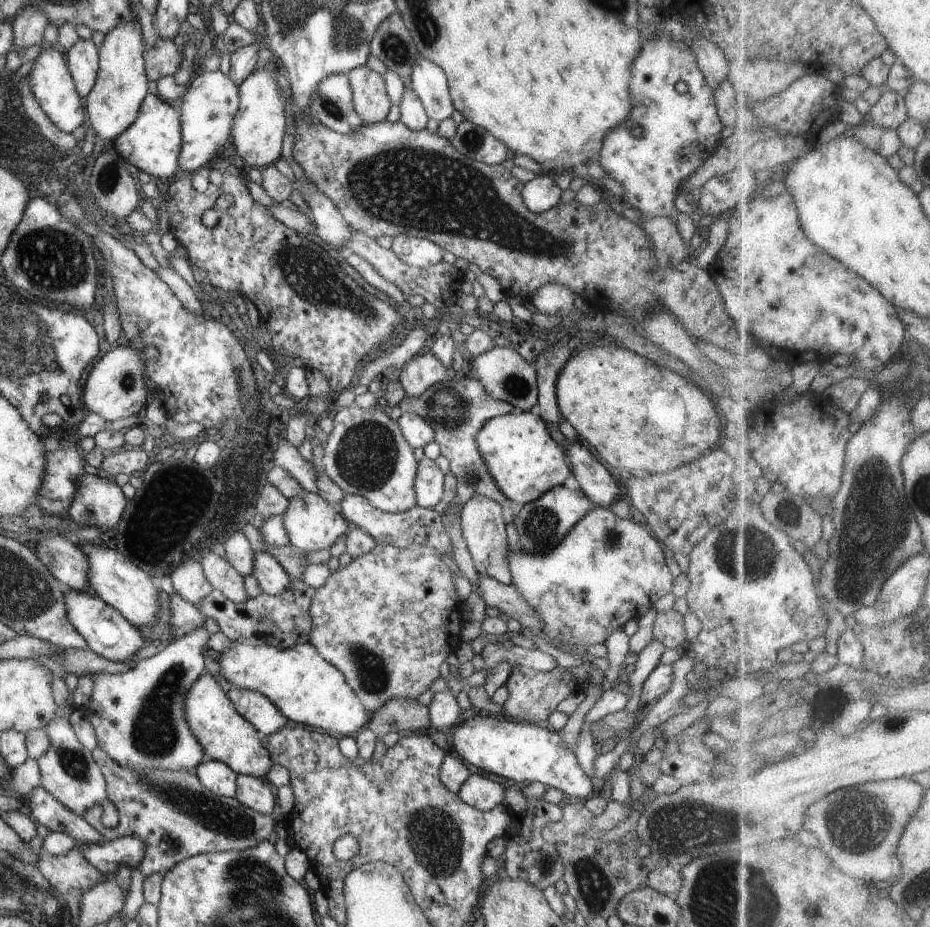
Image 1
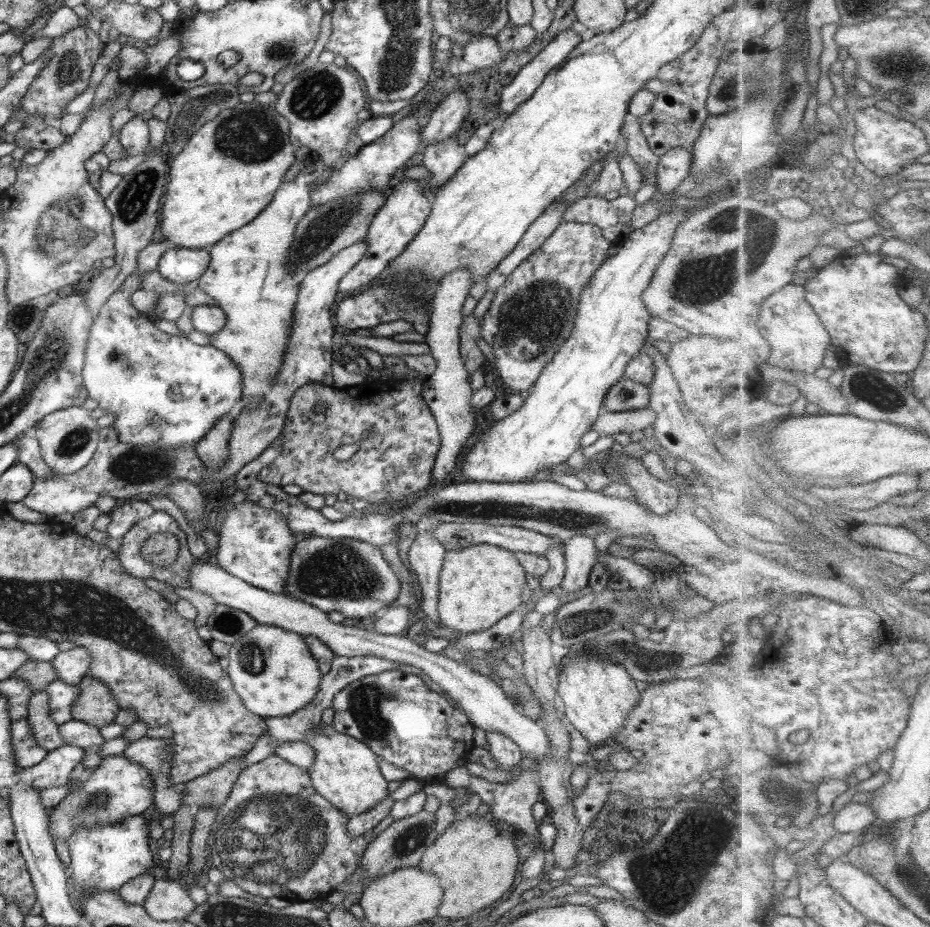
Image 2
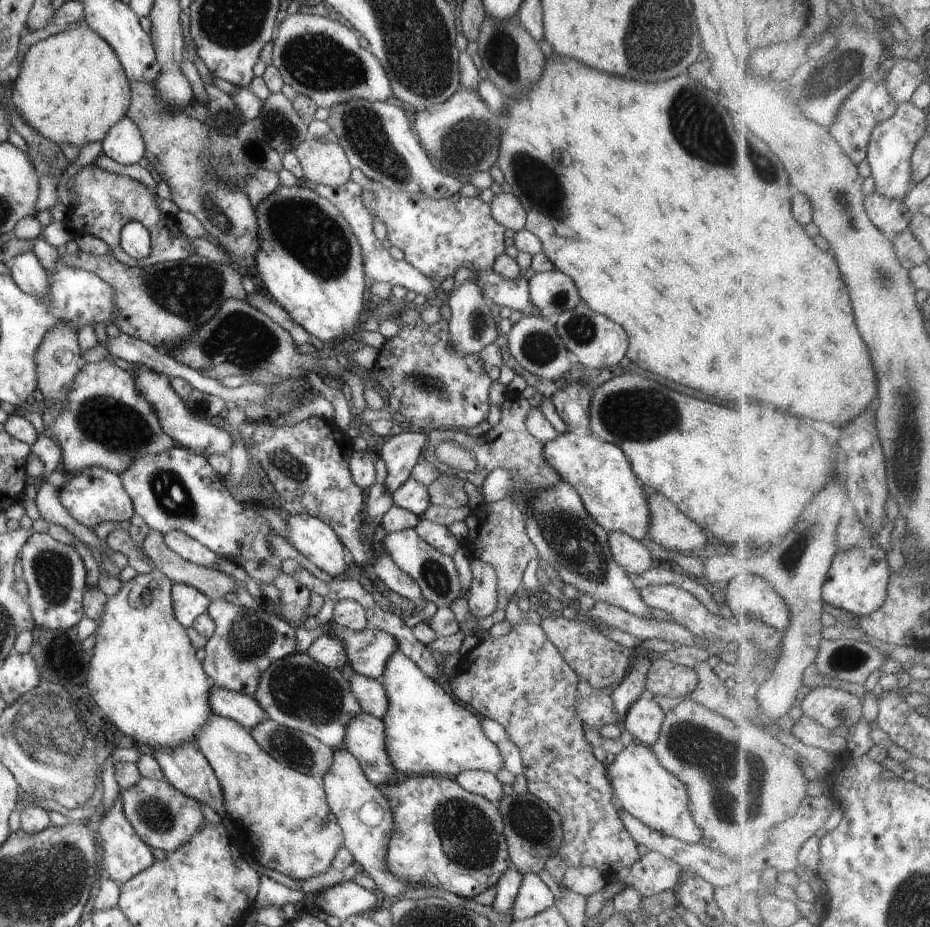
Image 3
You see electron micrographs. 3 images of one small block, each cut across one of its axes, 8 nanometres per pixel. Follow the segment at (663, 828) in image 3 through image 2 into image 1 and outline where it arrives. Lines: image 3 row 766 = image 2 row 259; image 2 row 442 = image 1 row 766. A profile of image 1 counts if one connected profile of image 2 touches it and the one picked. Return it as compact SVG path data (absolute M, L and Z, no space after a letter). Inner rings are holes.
M473 715L455 726L449 740L458 756L482 772L496 774L512 782L540 782L554 787L563 794L584 798L594 791L591 778L578 764L577 756L558 732L545 725L512 722L503 716Z

